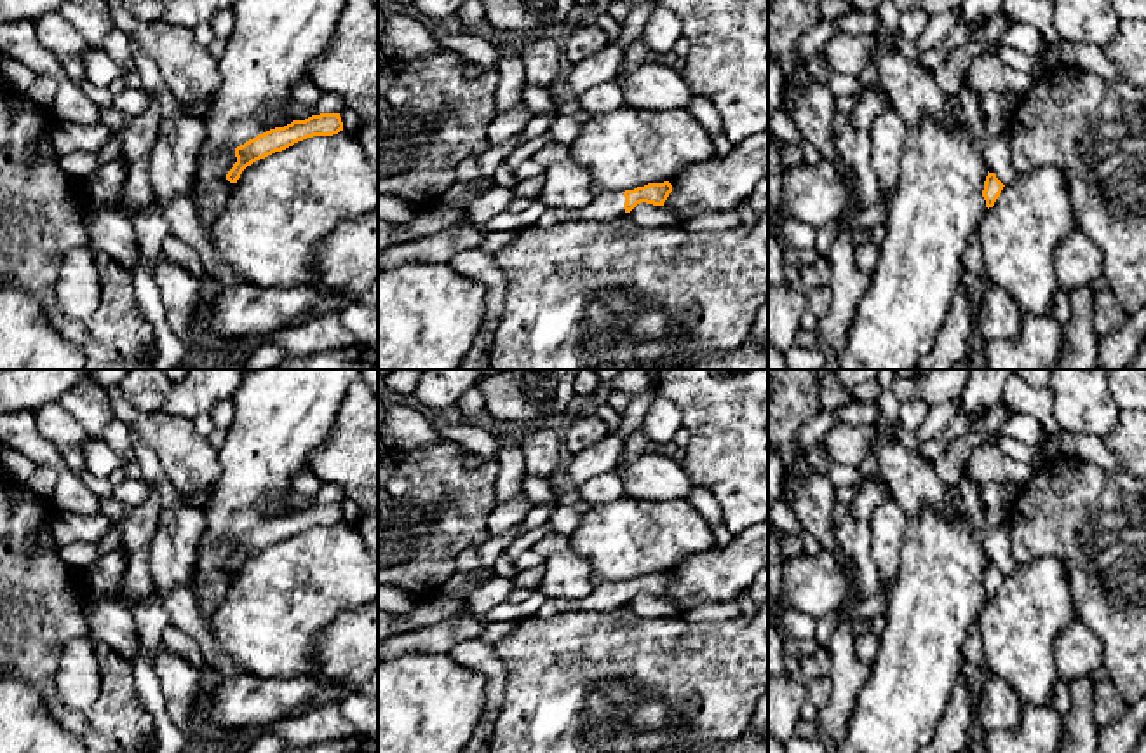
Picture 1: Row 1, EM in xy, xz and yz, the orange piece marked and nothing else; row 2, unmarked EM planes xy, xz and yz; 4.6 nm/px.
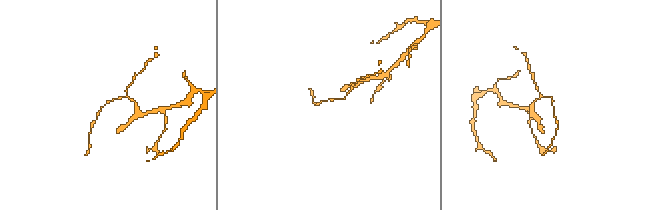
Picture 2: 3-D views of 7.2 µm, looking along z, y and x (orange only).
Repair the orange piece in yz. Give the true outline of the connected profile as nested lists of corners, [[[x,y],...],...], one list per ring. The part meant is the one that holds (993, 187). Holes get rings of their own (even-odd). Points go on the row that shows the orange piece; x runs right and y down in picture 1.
[[[988,119],[984,129],[982,157],[988,166],[982,197],[993,207],[1001,190],[1012,185],[1019,173],[1012,164],[1008,119]]]

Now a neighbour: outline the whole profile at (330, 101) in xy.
[[[322,92],[313,112],[296,103],[294,99],[291,99],[286,105],[286,112],[293,117],[293,120],[305,120],[312,115],[320,115],[320,113],[341,113],[345,108],[347,108],[345,99],[336,92]]]

